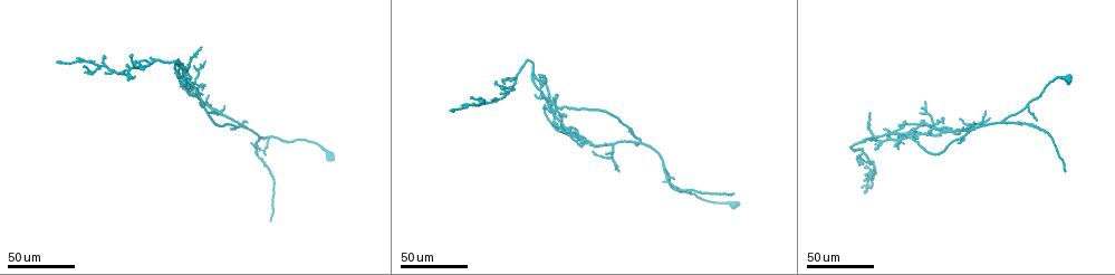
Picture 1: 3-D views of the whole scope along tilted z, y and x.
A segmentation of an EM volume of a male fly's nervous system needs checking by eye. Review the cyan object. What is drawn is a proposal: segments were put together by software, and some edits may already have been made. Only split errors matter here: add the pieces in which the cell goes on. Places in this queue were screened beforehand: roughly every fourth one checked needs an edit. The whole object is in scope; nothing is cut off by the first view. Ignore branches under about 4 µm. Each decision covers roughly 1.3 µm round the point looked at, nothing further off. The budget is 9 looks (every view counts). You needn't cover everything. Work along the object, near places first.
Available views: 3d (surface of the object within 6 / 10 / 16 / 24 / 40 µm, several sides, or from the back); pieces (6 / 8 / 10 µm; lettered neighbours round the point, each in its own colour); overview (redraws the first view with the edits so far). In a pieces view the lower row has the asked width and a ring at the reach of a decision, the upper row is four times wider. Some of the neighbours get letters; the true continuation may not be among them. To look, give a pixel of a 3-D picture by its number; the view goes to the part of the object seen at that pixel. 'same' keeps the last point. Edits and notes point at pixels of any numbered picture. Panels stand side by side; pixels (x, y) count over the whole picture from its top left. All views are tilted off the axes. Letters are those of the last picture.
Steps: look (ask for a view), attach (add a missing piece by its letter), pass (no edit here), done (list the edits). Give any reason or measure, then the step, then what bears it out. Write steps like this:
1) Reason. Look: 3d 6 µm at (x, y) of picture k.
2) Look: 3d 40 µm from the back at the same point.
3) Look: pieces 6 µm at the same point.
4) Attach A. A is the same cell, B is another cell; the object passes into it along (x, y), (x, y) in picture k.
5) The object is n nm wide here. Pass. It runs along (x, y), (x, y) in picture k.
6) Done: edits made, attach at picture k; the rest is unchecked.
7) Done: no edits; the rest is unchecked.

Tapers out. Look: 3d 40 µm at (987, 119) of picture 1.

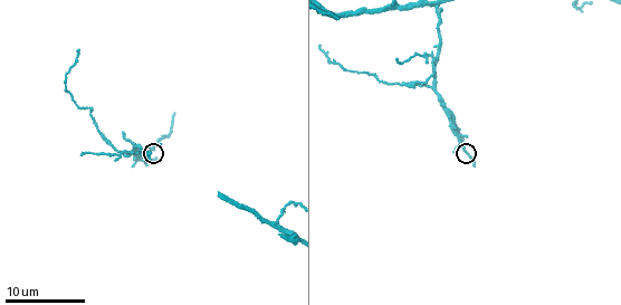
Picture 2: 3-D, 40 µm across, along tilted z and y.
Look: pieces 10 µm at (157, 158) of picture 2.

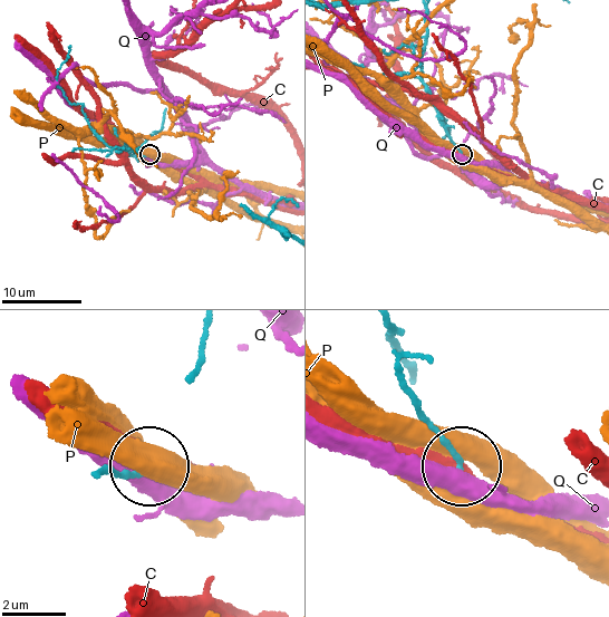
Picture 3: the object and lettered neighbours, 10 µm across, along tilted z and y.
Pass. C, P and Q are other cells; it runs along (403, 379), (456, 464) in picture 3; none of them fits.

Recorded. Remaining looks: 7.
Thin end. Look: pieces 8 µm at (172, 114) of picture 2.

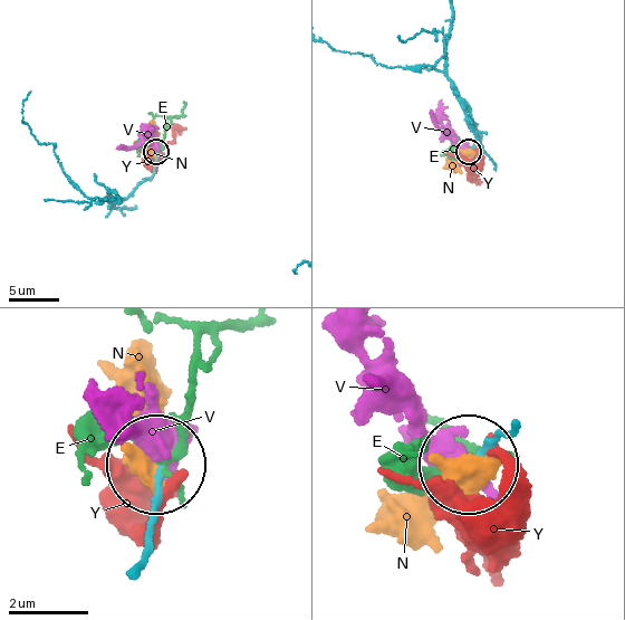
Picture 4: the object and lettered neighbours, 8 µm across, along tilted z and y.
Pass. E, N, V and Y are other cells; no lettered piece goes on from it.

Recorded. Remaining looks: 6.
Long arm stops here. Look: 3d 24 µm at (904, 123) of picture 1.

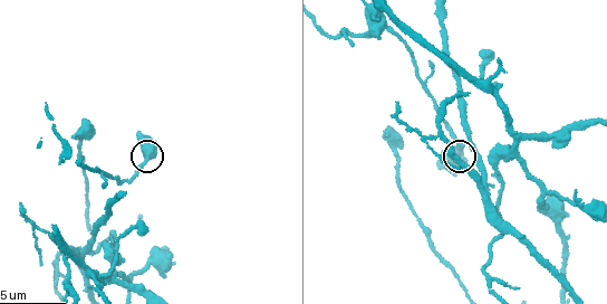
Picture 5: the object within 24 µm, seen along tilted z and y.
Look: pieces 10 µm at (454, 170) of picture 5.

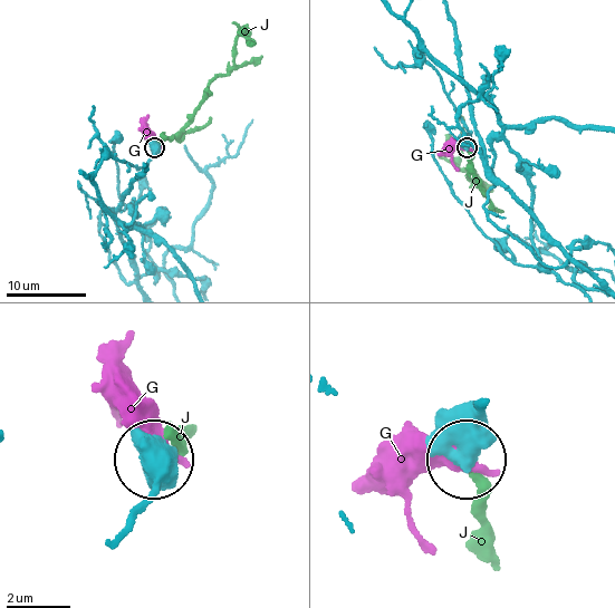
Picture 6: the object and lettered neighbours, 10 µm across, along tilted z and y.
Pass. G and J are other cells; it runs along (477, 402), (470, 452) in picture 6; no lettered piece goes on from it.

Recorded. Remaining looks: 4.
An open end. Look: 3d 24 µm at (193, 66) of picture 1.

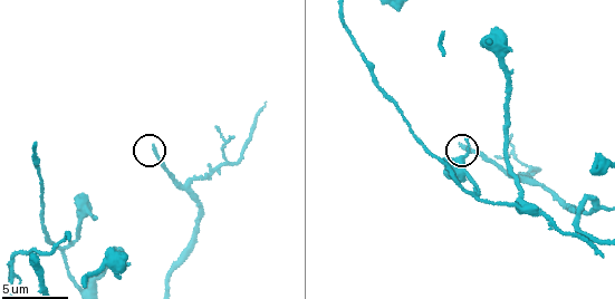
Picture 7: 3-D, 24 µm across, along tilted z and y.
What lies round it. Look: pieces 6 µm at (154, 144) of picture 7.

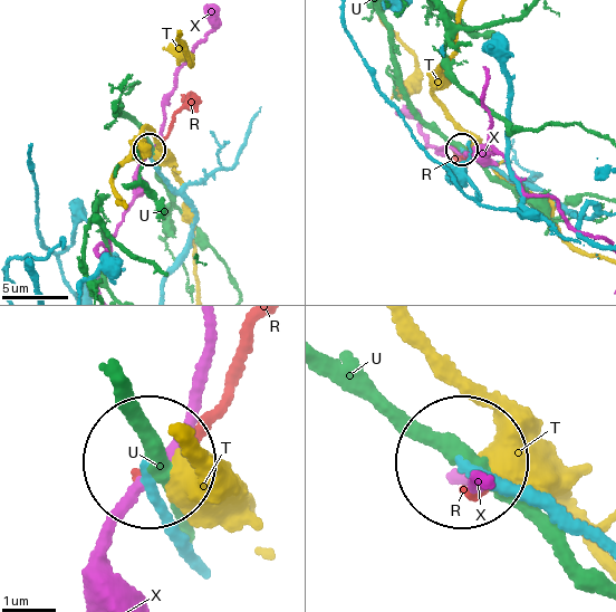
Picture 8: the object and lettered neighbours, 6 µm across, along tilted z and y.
Pass. R, T, U and X are other cells; it runs along (184, 562), (143, 475) in picture 8; none of them fits.

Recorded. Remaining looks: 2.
Done: no edits; the rest is unchecked.

